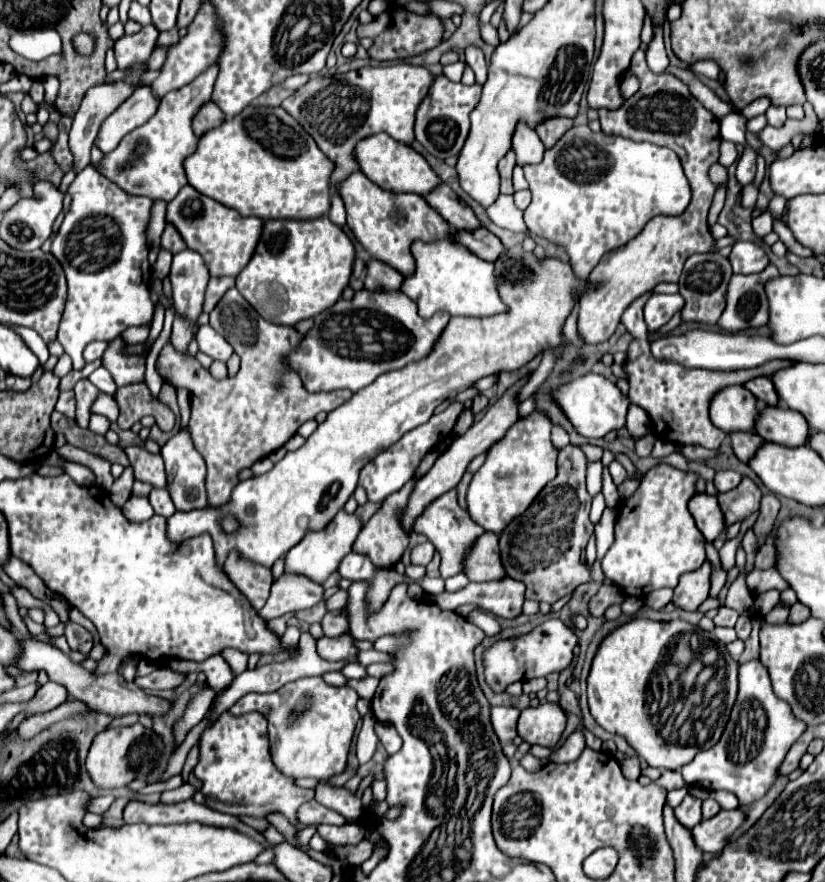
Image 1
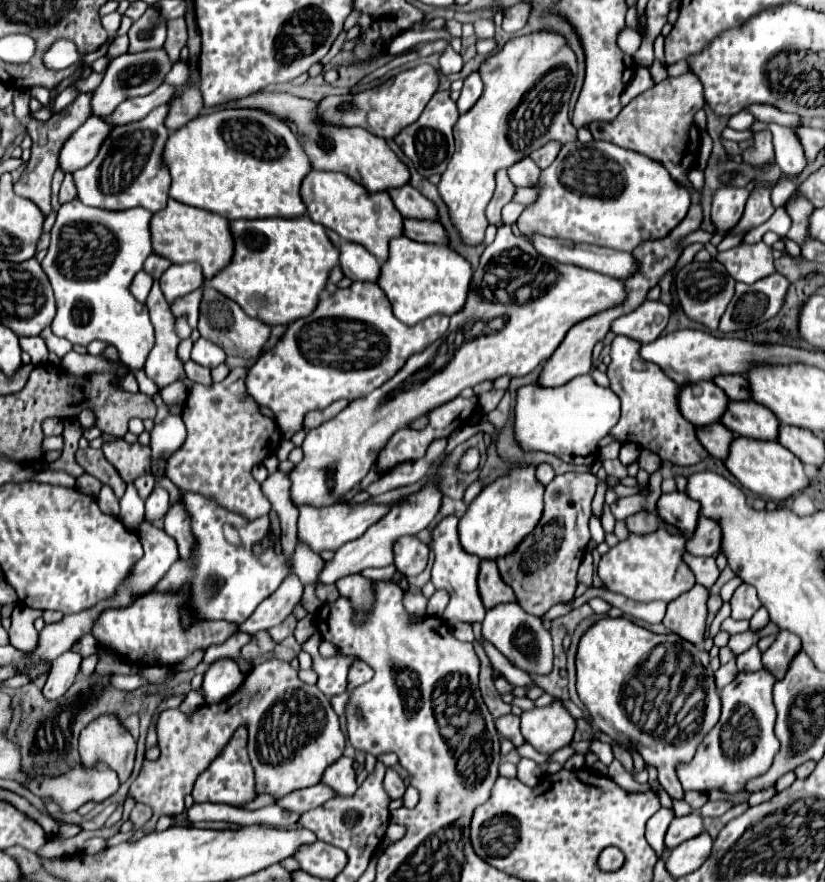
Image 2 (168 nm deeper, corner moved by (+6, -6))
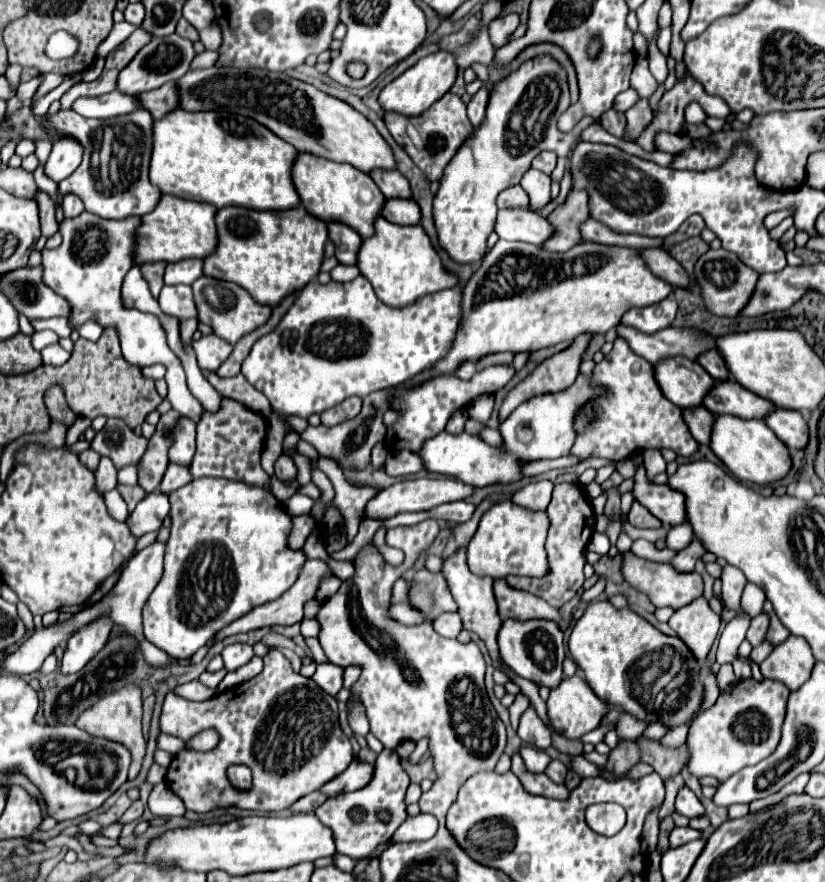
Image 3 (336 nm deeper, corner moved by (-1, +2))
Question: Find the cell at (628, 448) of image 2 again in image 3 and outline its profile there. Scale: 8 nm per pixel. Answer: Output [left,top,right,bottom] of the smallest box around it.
[632,453,686,526]

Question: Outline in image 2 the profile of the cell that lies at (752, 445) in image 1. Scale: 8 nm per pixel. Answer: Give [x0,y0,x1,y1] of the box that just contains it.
[697,422,733,460]

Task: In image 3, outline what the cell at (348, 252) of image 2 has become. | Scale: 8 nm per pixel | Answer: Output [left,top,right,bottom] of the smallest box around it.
[328,222,360,264]

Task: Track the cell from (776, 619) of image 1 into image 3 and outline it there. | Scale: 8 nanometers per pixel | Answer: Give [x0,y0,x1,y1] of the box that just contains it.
[750,641,773,664]

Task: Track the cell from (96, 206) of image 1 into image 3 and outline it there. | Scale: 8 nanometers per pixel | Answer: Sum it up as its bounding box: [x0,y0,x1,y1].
[42,210,204,422]

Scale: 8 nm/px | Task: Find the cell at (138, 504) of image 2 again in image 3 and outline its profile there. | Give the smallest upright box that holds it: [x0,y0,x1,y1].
[118,466,138,486]

